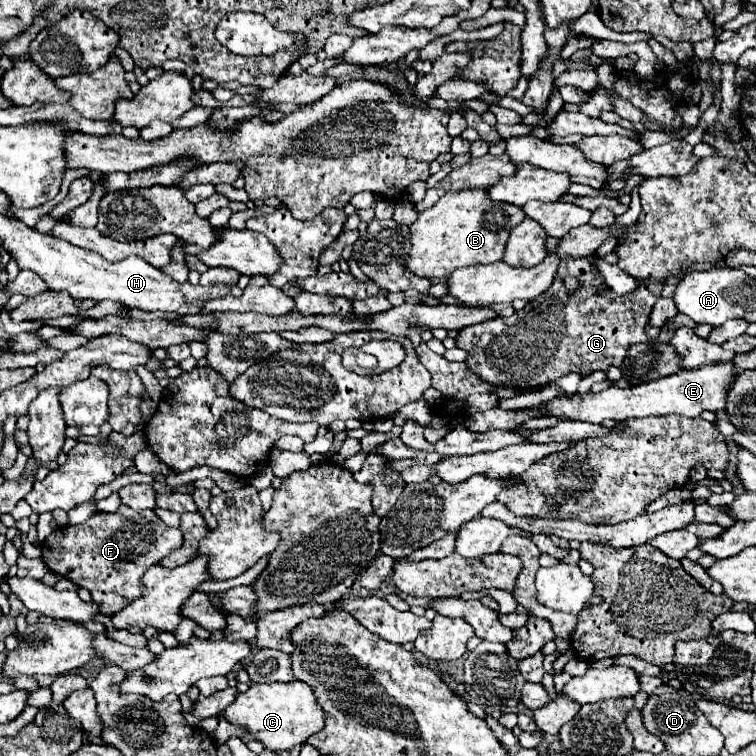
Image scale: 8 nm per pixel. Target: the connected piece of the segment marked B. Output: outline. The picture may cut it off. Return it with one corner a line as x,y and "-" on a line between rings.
462,189
458,193
446,193
438,199
436,205
418,213
418,221
414,225
410,225
412,249
410,249
408,269
420,277
440,279
440,277
448,277
458,267
502,261
502,253
506,249
510,231
516,225
520,225
524,217
526,217
526,213
522,213
522,207
490,201
490,197
486,197
486,189

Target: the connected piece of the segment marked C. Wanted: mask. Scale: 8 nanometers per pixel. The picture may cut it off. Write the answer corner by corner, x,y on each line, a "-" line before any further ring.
298,679
288,683
254,683
246,693
238,693
236,701
224,711
224,715
232,723
248,727
248,733
270,751
284,751
302,745
310,735
324,727
326,719
322,705
318,705
316,691

